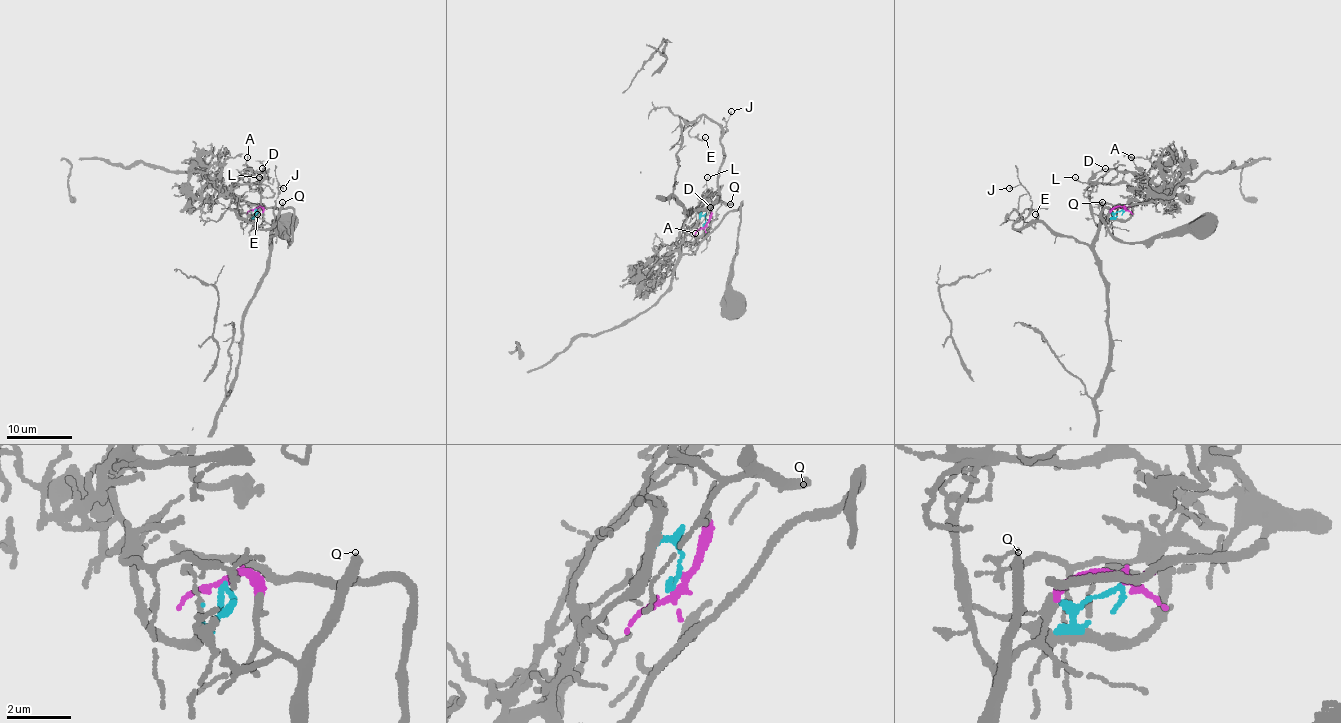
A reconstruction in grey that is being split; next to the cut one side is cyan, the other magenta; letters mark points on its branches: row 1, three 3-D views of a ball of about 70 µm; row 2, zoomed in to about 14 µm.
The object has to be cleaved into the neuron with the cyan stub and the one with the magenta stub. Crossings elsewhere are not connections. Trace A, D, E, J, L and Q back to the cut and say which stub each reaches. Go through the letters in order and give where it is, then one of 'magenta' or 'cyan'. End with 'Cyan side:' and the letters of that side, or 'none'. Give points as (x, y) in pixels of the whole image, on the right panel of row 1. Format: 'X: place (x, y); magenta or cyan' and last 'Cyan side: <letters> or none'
A: place (1131, 157); cyan
D: place (1105, 168); cyan
E: place (1035, 214); magenta
J: place (1009, 188); magenta
L: place (1075, 177); cyan
Q: place (1102, 202); magenta
Cyan side: A, D, L

